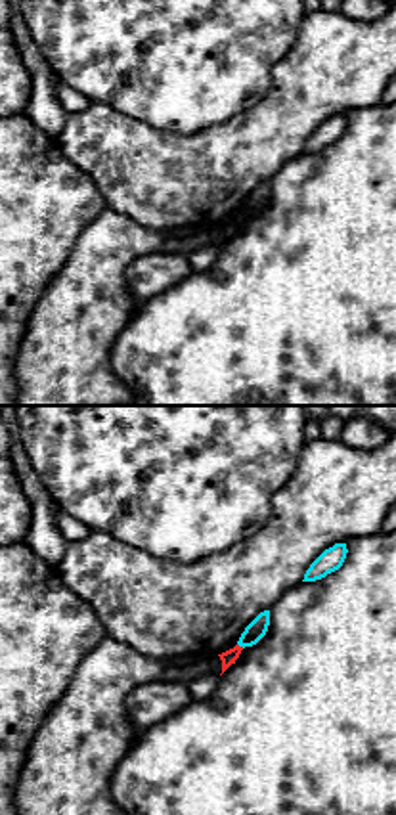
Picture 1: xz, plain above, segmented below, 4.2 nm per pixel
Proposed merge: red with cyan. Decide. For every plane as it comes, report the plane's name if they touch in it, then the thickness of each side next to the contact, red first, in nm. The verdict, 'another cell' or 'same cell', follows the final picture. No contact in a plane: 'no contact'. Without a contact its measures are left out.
xz | 60/80 nm

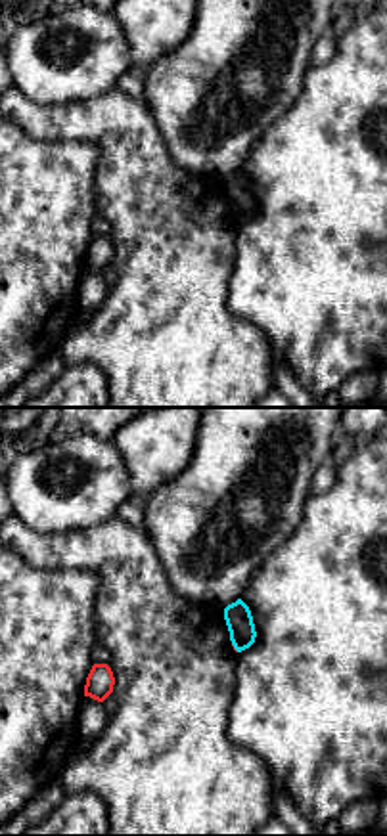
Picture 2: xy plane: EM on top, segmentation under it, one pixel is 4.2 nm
xy | 20/110 nm

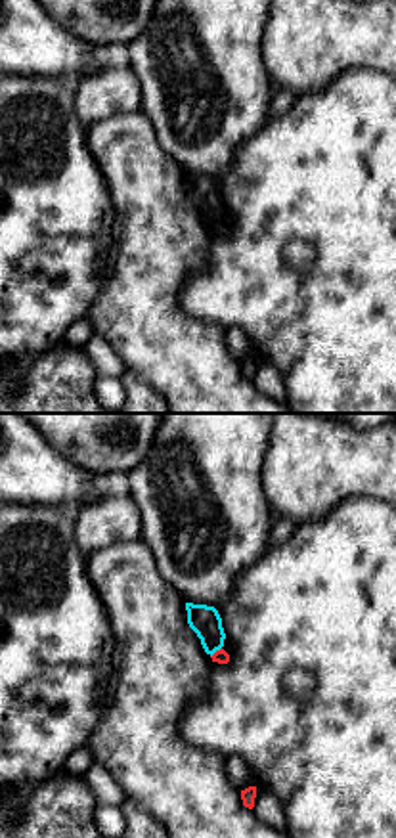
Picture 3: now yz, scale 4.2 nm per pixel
yz | 60/130 nm

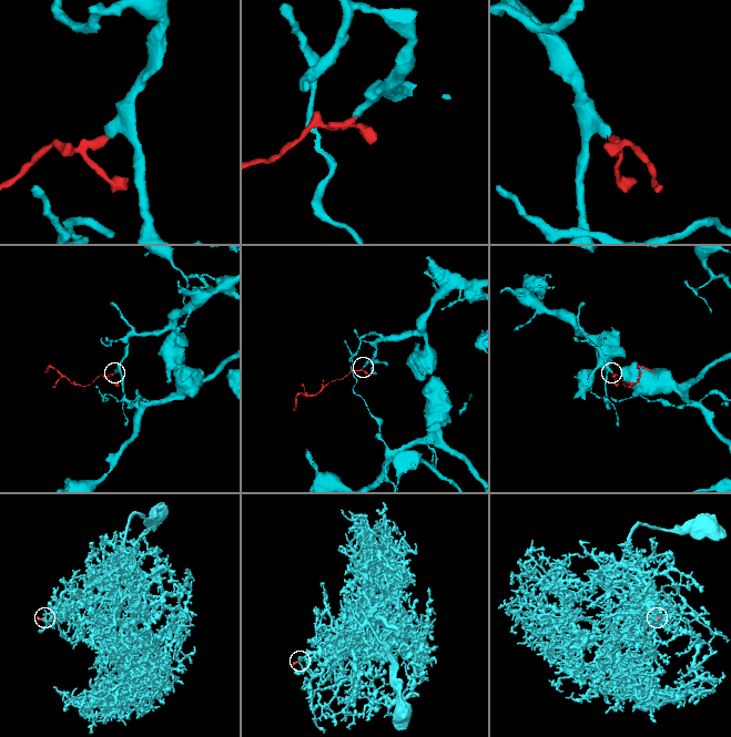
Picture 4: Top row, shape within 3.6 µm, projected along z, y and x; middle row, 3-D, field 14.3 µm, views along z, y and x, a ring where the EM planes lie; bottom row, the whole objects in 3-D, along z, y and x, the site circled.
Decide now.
another cell

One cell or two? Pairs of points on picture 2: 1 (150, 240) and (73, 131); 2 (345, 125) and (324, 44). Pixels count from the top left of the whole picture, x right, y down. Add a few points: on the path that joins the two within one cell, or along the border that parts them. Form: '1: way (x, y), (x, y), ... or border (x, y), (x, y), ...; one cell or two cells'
1: way (150, 207), (136, 186), (135, 169), (106, 140); one cell
2: border (338, 39), (334, 56), (311, 67); two cells

